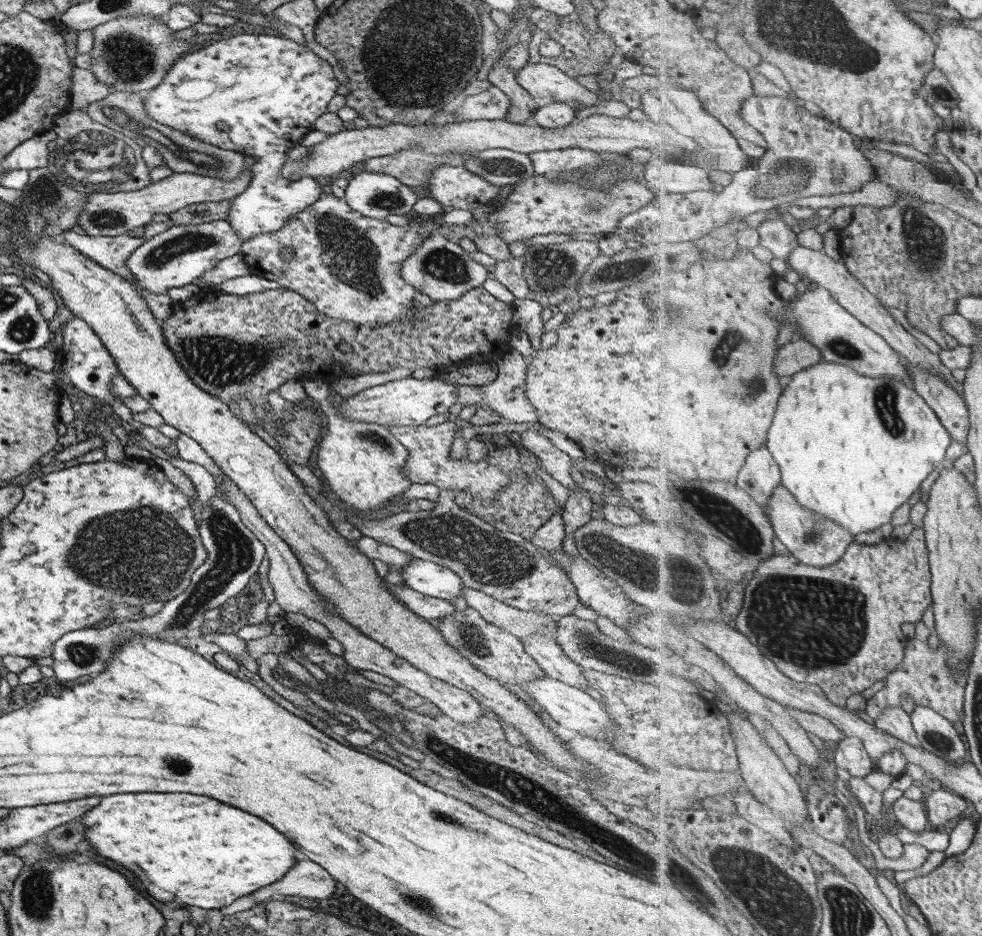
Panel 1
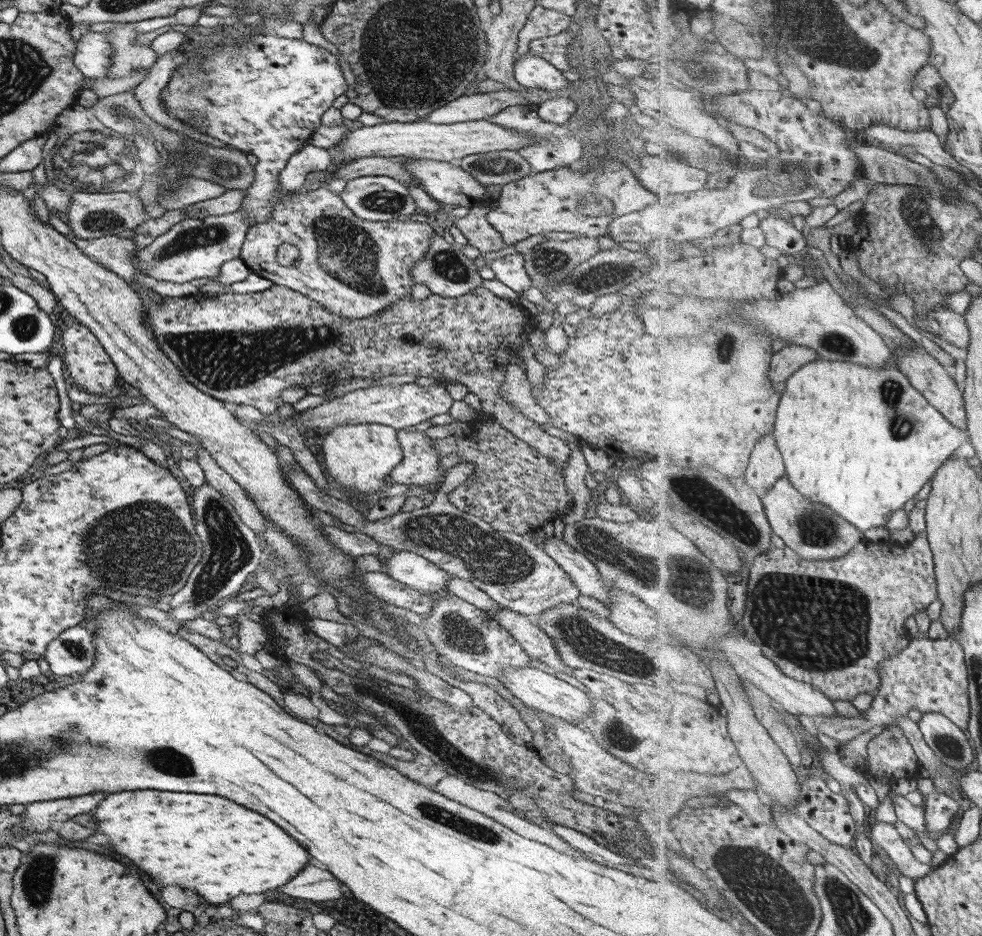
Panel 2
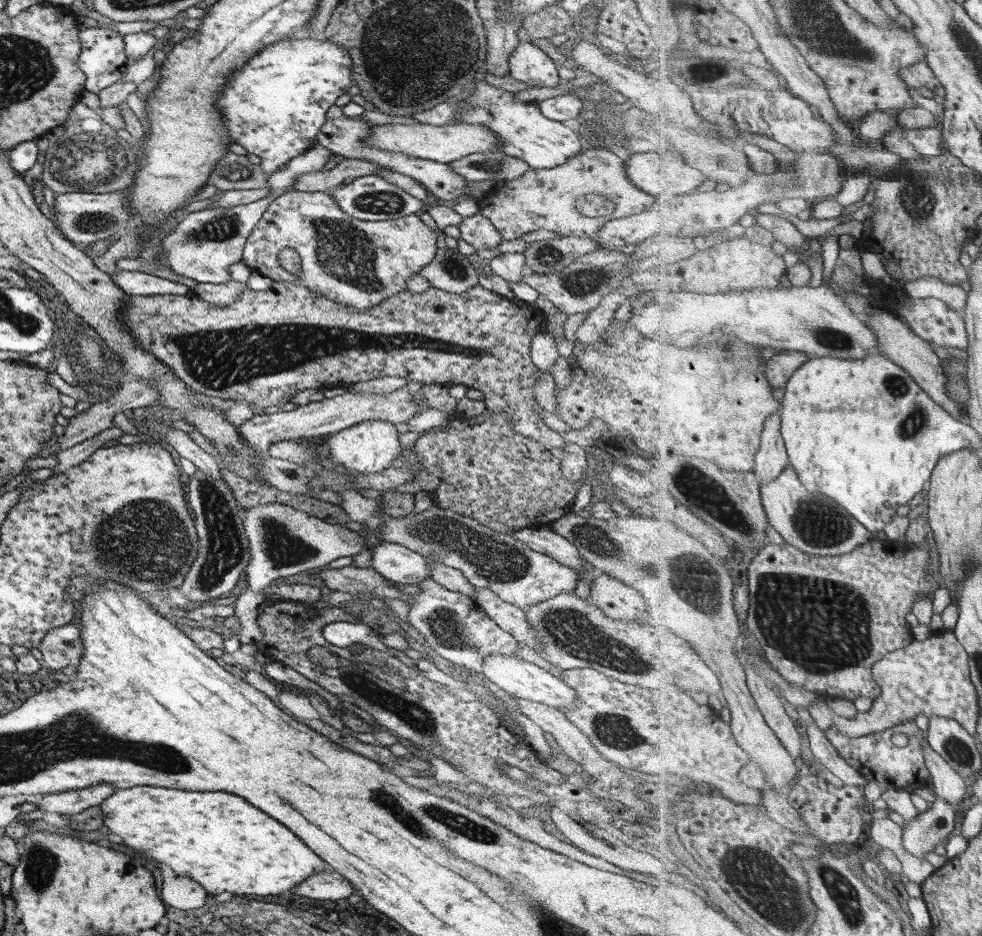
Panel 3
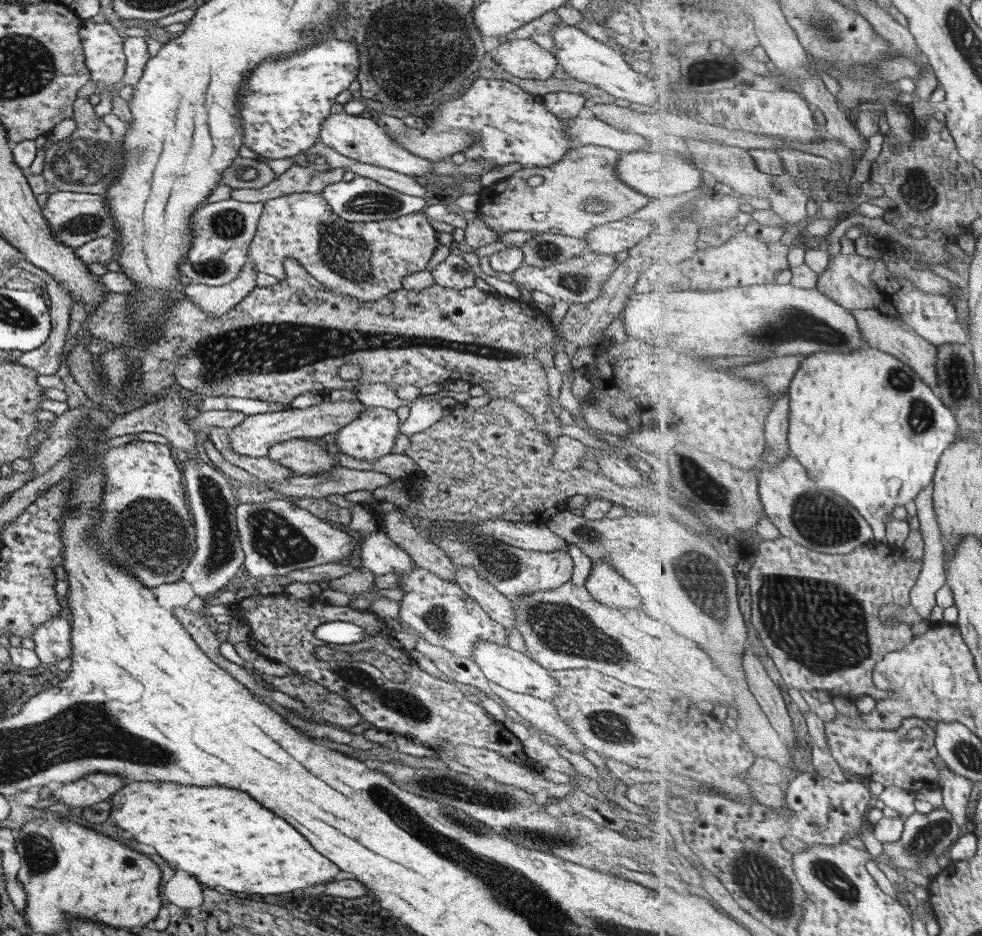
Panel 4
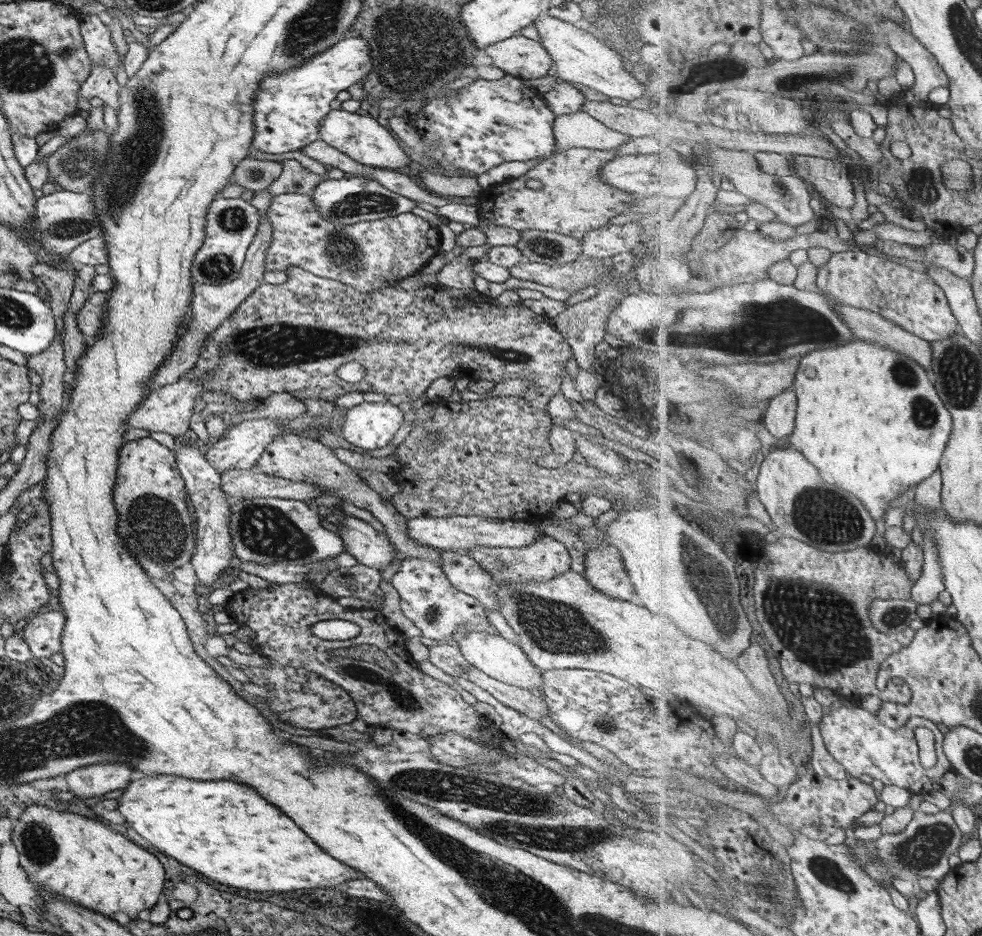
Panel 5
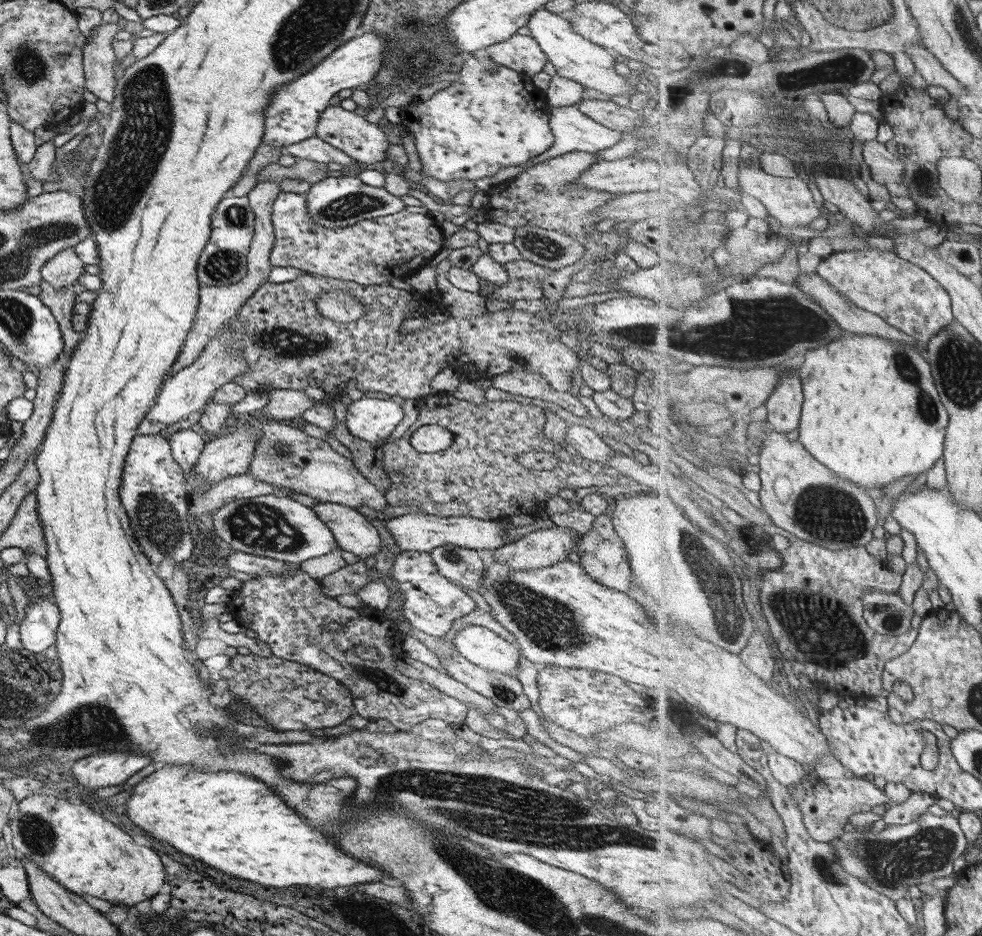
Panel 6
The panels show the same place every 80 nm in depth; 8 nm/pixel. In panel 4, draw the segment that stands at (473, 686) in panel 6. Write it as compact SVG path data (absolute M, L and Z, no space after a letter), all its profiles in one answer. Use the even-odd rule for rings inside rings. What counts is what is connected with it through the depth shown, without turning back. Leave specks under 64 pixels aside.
M488 681L488 686L489 690L492 690L493 694L501 699L503 705L511 708L516 714L527 720L533 728L551 735L568 751L583 754L582 750L585 746L571 733L571 729L561 721L559 713L555 711L551 702L528 694L507 690L491 681Z

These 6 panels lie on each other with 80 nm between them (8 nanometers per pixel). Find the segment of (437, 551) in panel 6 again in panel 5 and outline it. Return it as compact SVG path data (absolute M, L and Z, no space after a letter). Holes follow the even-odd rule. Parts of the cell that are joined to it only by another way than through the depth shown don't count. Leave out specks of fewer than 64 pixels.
M439 550L440 569L445 578L457 589L472 596L481 606L497 610L492 589L492 576L469 555L457 550Z

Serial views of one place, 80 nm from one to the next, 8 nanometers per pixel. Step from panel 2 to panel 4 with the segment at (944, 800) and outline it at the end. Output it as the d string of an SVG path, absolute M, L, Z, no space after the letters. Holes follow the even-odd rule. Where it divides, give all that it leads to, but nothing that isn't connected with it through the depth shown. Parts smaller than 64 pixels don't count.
M944 807L933 808L930 813L913 813L908 816L904 824L904 831L899 842L885 842L884 853L890 862L903 870L915 871L924 868L930 878L935 878L944 868L939 864L939 858L949 852L961 836L961 828L953 818L951 812Z

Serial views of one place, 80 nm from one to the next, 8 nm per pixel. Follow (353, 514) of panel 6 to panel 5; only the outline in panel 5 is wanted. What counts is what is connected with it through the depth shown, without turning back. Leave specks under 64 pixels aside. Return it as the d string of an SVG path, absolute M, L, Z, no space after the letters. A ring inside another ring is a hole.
M346 516L335 528L344 551L357 563L381 572L393 560L393 547L387 536L353 516Z

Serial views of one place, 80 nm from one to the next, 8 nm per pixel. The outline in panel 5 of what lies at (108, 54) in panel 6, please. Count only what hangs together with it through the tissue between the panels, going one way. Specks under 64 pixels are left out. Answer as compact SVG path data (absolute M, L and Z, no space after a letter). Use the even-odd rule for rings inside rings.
M90 62L90 71L87 78L81 83L78 92L76 107L77 114L84 119L88 116L89 98L100 98L104 104L115 111L118 107L118 92L120 86L115 81L114 74L105 65L93 65Z

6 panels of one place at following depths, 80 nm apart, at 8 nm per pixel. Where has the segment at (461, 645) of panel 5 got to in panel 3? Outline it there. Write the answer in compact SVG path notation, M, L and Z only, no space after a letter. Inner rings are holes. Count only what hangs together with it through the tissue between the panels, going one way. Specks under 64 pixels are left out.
M492 654L483 657L482 672L483 678L487 678L495 686L498 686L511 696L519 700L529 700L555 708L555 710L567 712L569 708L577 706L576 692L567 686L560 678L554 677L548 671L534 663L523 661L511 655Z

